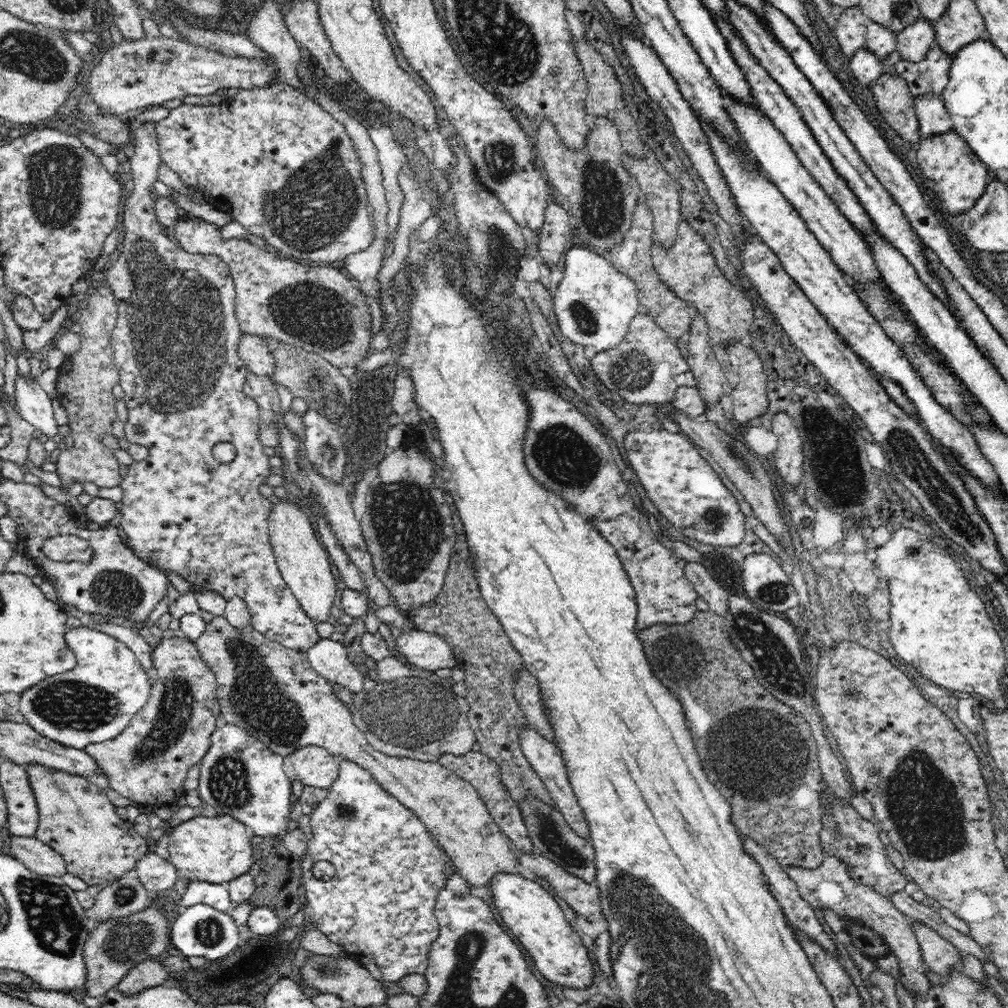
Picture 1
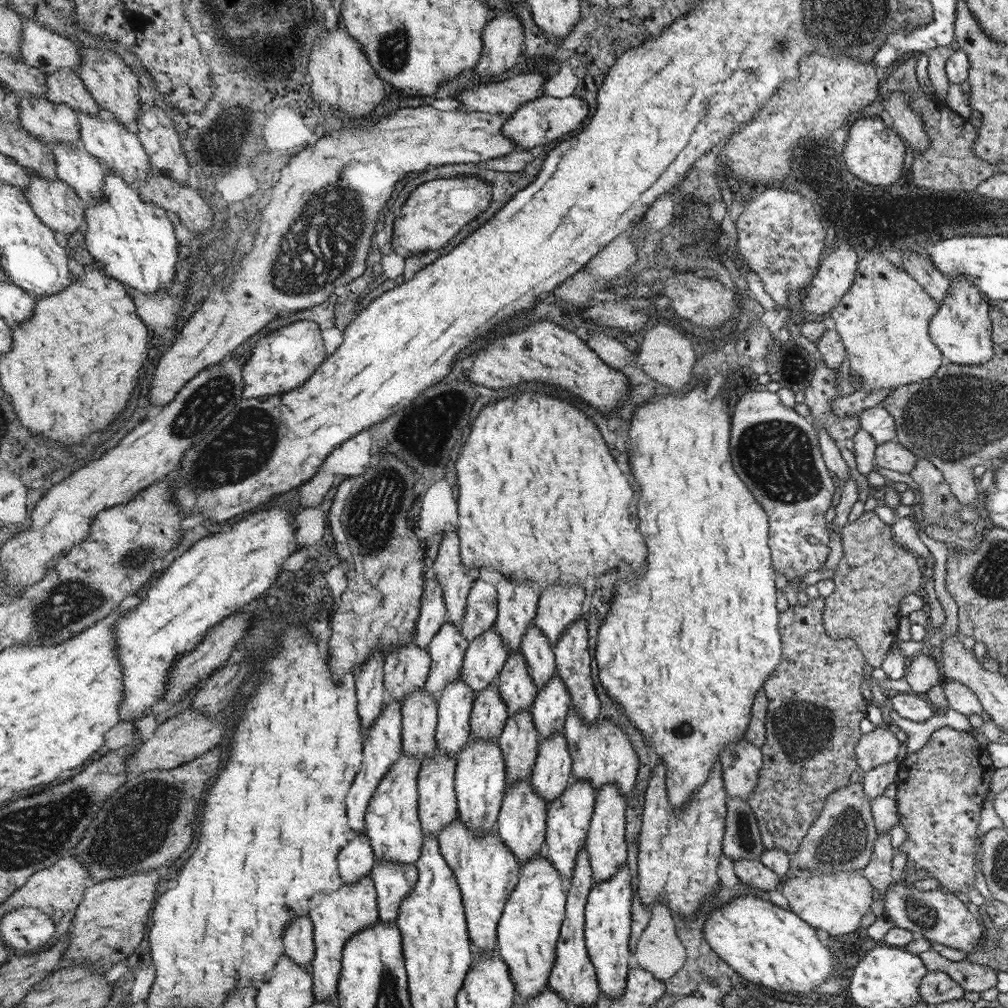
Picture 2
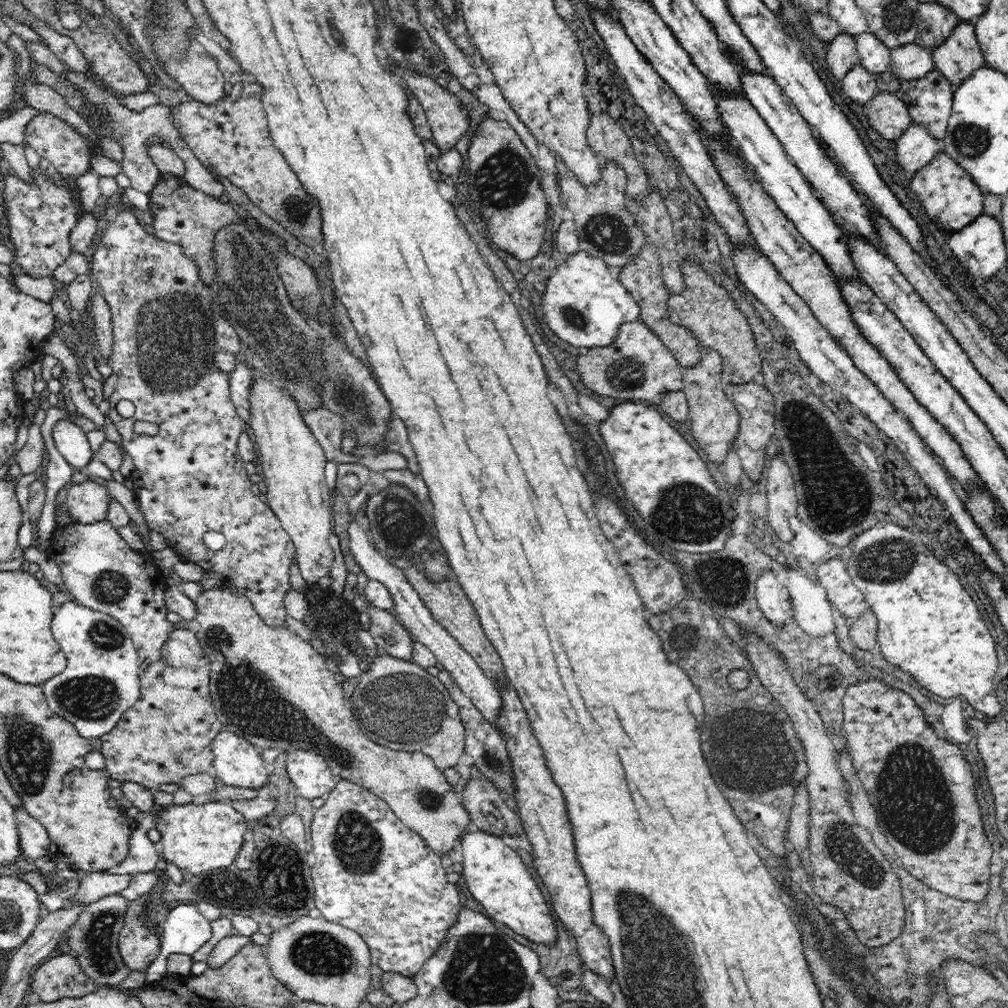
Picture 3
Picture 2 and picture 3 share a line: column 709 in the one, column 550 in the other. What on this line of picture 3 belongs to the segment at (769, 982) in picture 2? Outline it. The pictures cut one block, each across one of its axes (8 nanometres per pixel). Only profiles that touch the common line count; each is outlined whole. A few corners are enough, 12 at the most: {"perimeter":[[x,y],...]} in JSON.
{"perimeter":[[466,832],[464,876],[484,912],[558,944],[550,906],[500,836]]}

